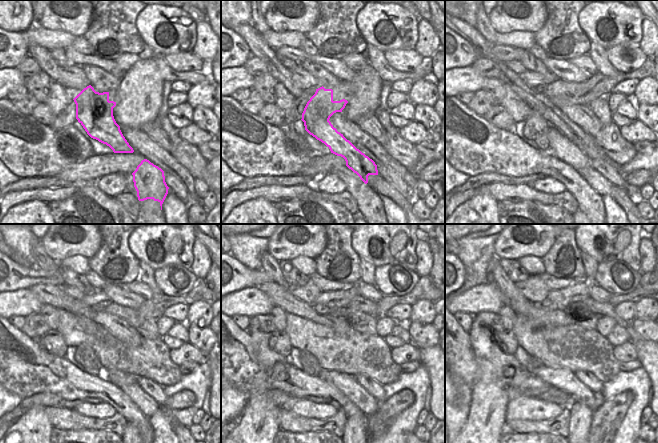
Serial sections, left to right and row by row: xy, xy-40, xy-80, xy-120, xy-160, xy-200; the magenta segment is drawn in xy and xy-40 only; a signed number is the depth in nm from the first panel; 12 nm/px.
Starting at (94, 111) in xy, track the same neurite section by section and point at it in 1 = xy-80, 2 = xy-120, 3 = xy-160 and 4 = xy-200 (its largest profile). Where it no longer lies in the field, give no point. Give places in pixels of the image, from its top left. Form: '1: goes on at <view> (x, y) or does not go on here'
1: goes on at xy-80 (537, 129)
2: goes on at xy-120 (84, 355)
3: goes on at xy-160 (311, 365)
4: goes on at xy-200 (534, 362)

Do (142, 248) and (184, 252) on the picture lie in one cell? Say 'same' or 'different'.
same

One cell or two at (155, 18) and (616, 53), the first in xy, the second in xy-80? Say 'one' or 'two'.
two

